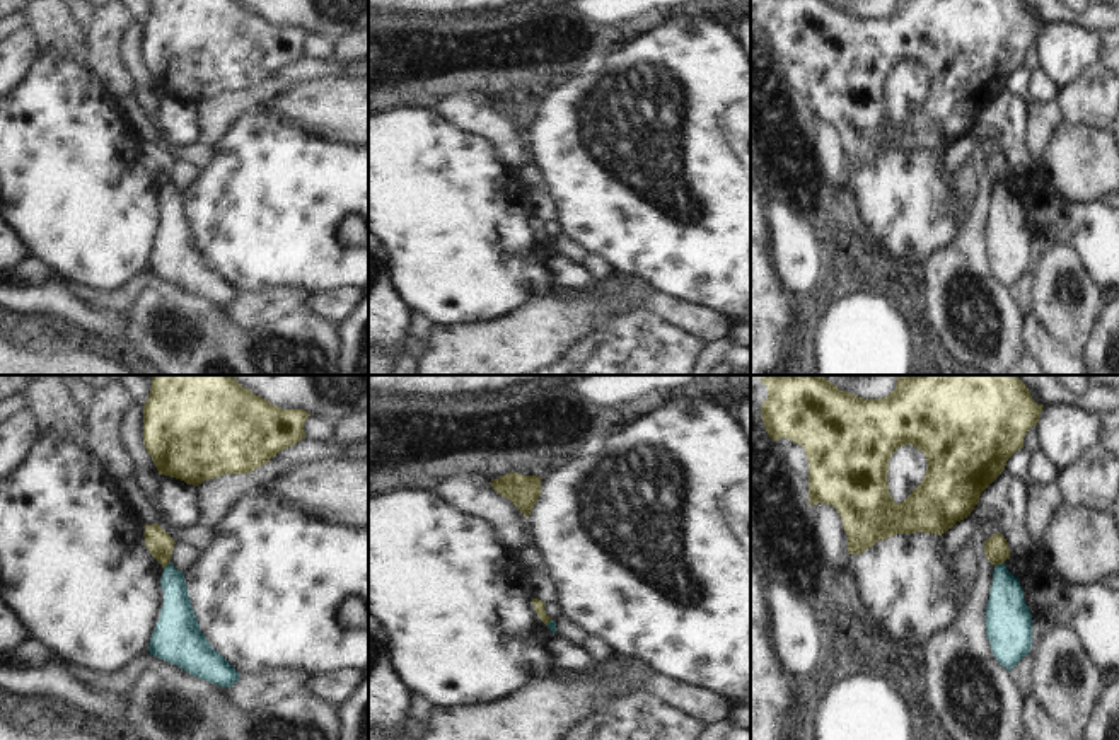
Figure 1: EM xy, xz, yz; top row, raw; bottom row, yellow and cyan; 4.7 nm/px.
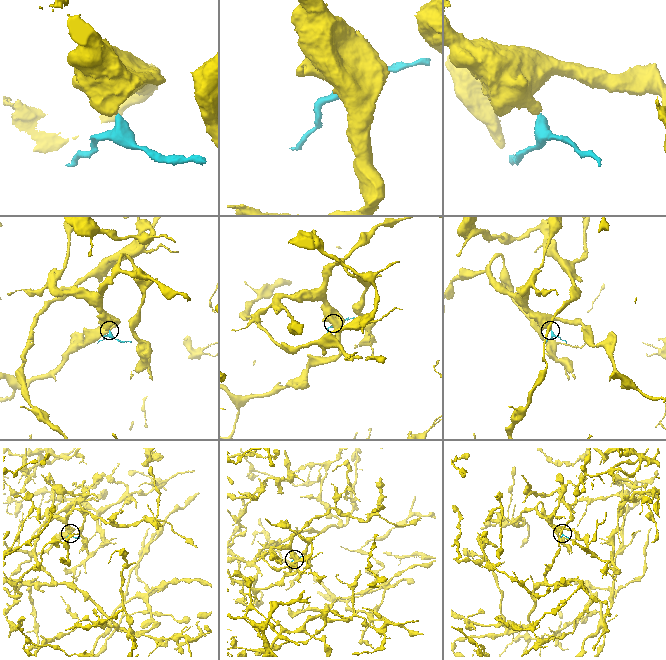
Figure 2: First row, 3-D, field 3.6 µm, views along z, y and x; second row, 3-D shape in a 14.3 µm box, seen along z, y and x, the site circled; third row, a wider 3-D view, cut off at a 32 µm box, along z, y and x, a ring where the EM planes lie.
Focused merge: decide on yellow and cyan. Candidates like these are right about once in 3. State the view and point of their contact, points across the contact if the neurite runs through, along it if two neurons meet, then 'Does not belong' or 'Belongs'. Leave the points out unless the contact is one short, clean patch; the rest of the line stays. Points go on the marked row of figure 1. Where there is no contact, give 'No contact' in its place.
Touches yellow at yz (998, 563). Boundary: yz (1003, 561), (995, 566). Does not belong

